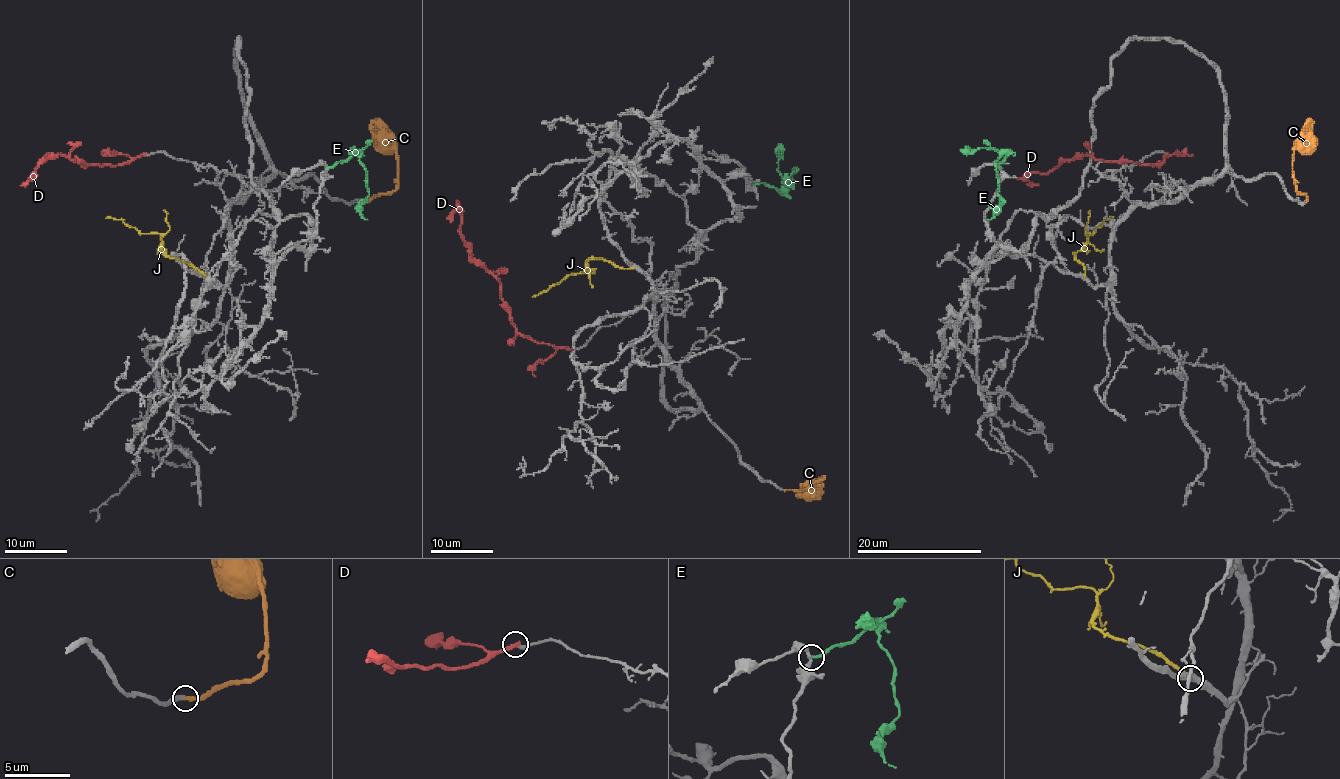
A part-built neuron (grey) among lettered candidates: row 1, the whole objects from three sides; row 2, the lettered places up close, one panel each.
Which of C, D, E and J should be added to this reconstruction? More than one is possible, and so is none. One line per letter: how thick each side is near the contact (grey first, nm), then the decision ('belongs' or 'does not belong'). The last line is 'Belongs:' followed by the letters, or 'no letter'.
C: 260/280 nm | belongs
D: 300/280 nm | does not belong
E: 260/240 nm | does not belong
J: 480/200 nm | belongs
Belongs: C, J

